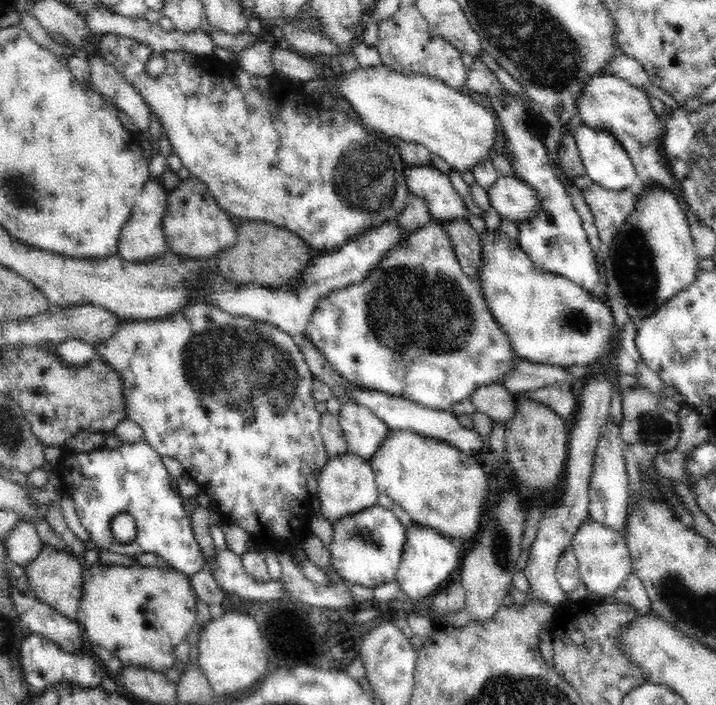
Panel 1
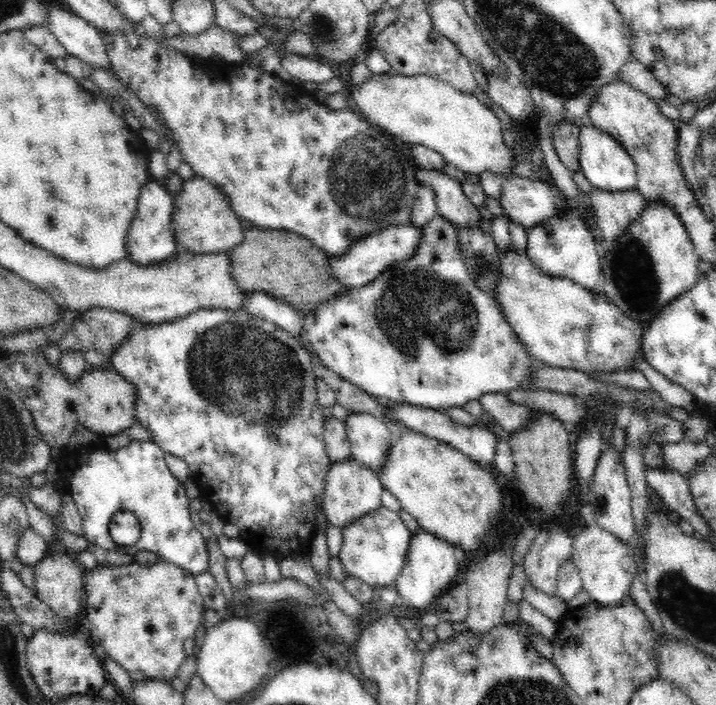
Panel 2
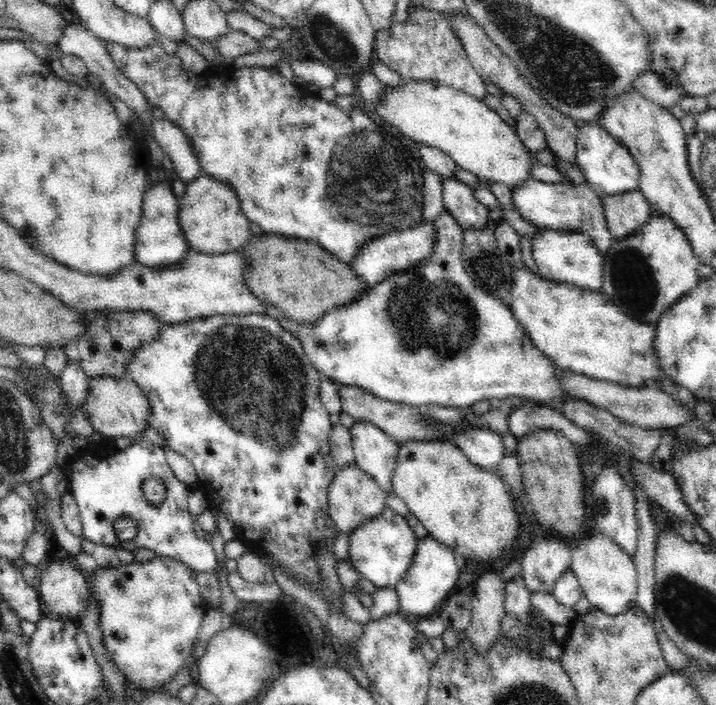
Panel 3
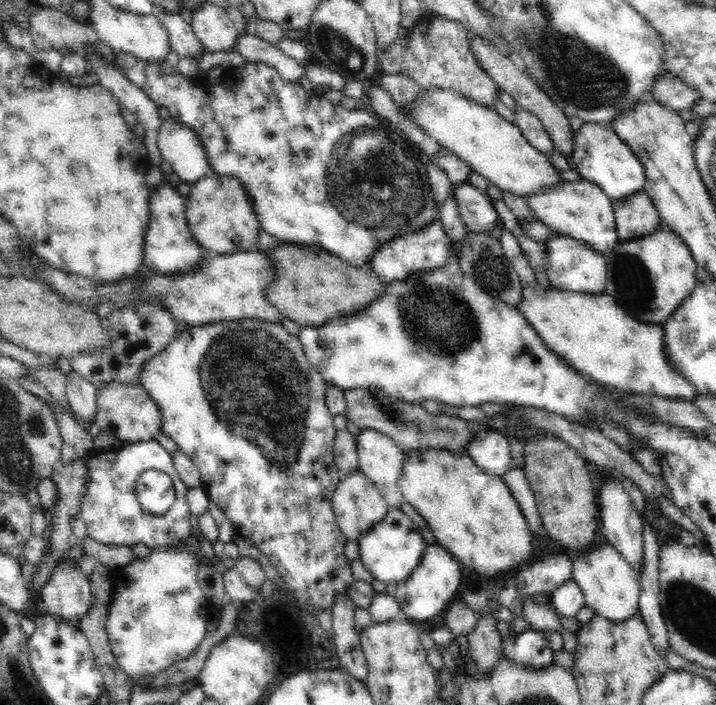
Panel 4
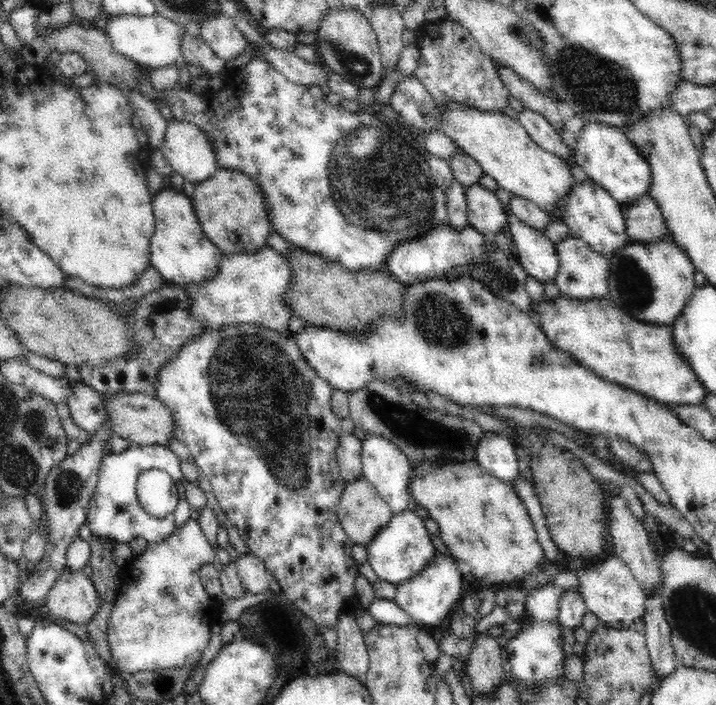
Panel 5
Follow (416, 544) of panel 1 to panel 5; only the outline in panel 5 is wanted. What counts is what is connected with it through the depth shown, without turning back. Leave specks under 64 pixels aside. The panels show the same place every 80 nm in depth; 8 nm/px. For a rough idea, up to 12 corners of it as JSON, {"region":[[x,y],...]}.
{"region":[[436,553],[397,585],[412,623],[440,625],[460,606],[462,578],[452,555]]}

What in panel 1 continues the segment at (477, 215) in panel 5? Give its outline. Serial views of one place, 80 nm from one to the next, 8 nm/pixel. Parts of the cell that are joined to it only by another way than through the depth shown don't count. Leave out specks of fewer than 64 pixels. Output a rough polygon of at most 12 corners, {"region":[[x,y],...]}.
{"region":[[428,165],[405,168],[412,196],[433,218],[467,220],[469,210],[448,174]]}

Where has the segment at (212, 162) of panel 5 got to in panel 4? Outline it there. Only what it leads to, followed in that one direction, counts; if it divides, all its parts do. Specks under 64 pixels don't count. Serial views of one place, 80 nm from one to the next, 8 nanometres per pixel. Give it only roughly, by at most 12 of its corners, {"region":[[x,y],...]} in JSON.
{"region":[[162,120],[163,160],[189,184],[212,173],[201,140],[188,125]]}

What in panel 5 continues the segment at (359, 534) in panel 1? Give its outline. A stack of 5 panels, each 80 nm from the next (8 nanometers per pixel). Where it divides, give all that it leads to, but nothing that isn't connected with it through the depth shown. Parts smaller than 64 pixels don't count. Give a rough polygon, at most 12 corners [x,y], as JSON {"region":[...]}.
{"region":[[406,509],[366,545],[379,579],[397,586],[438,551],[425,516]]}

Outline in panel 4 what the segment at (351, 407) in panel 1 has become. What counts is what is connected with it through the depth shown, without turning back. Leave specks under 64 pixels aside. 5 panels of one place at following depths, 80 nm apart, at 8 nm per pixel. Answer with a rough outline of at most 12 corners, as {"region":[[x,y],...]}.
{"region":[[361,429],[359,472],[389,509],[400,509],[406,452]]}

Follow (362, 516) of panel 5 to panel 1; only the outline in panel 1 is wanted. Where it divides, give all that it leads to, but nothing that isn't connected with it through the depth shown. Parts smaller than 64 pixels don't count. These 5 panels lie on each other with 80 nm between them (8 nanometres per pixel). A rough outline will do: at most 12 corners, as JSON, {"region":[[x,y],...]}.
{"region":[[330,458],[317,509],[331,523],[378,505],[369,461]]}

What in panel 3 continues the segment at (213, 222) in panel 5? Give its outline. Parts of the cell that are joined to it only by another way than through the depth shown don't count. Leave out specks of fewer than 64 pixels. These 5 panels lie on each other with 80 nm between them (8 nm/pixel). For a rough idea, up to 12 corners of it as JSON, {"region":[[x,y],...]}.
{"region":[[206,174],[186,184],[178,220],[191,250],[252,238],[237,192]]}

